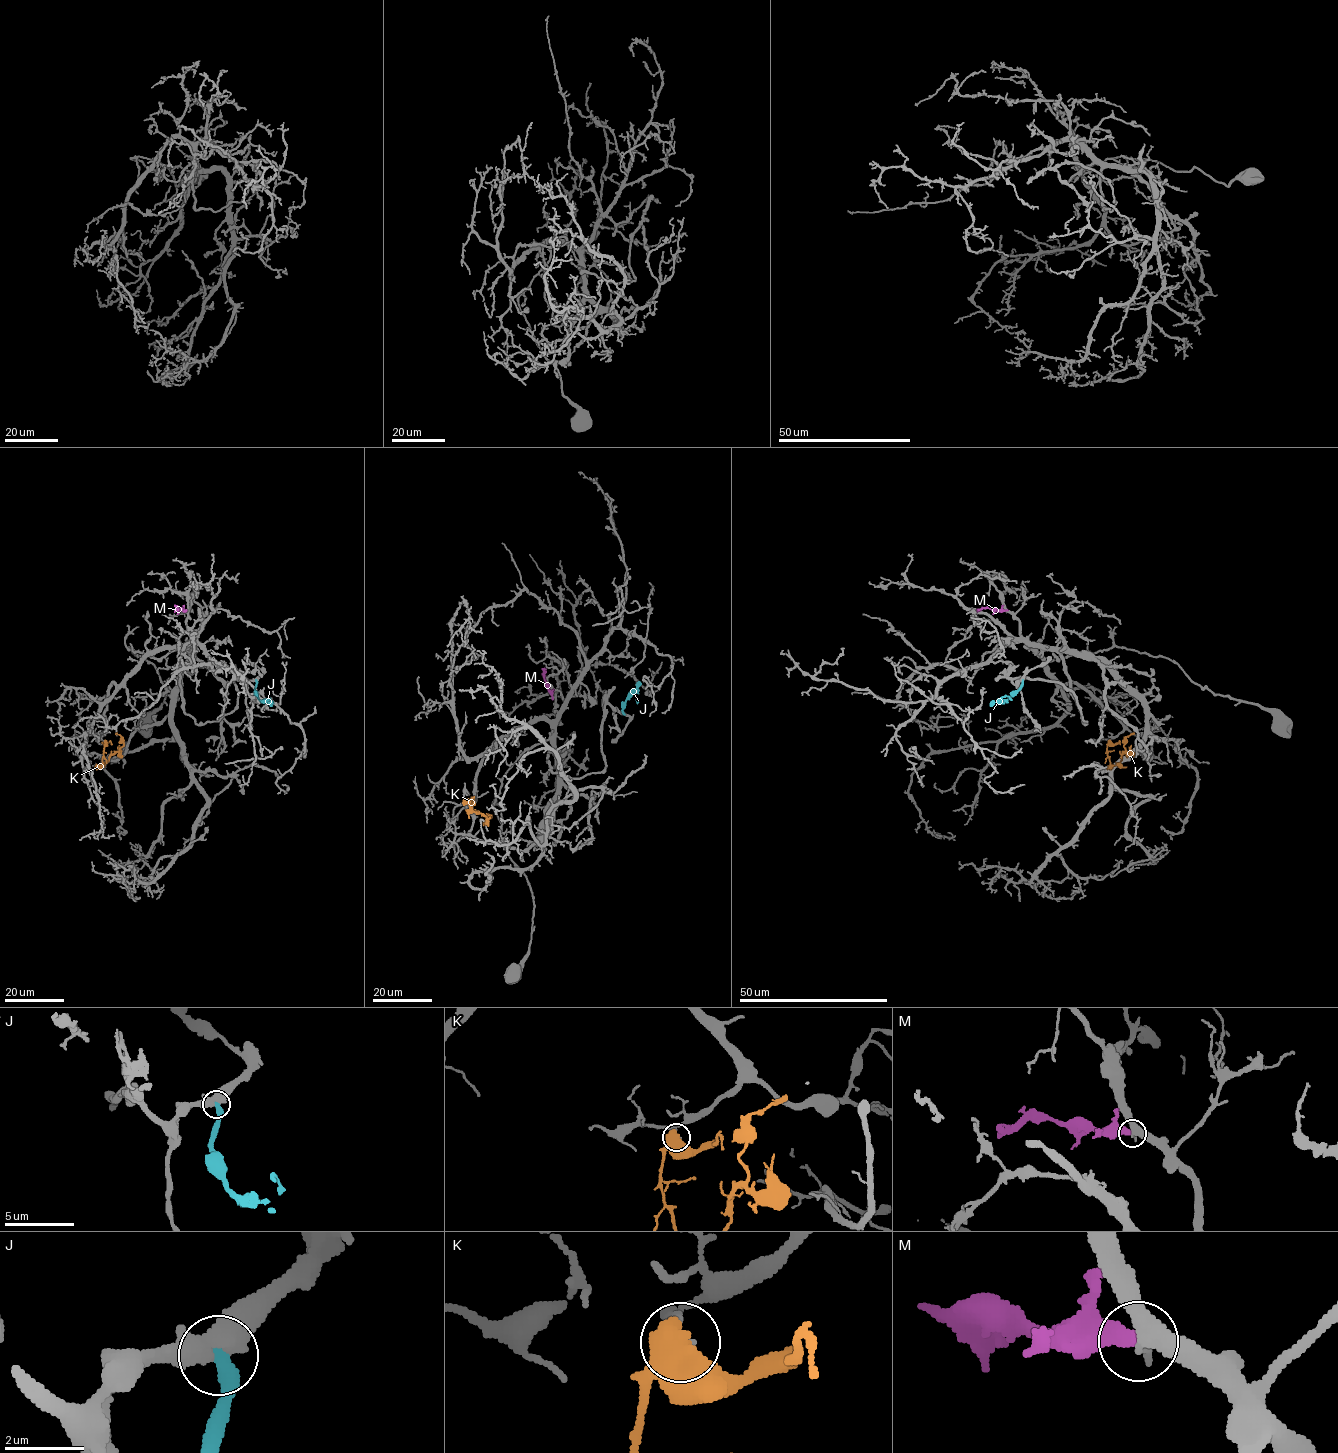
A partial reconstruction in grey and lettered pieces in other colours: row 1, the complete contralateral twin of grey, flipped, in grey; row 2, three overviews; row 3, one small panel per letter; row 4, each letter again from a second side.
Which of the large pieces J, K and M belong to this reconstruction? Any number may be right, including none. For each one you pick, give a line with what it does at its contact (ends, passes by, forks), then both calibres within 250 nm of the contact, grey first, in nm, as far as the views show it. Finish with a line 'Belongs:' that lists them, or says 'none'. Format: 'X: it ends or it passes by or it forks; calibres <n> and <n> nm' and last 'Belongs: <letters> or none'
K: it ends; calibres 200 and 850 nm
Belongs: K

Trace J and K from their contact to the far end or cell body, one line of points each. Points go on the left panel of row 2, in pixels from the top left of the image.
J: (256, 680), (255, 694), (261, 700), (268, 696), (270, 700)
K: (105, 741), (103, 765), (123, 744), (123, 738), (116, 732)

